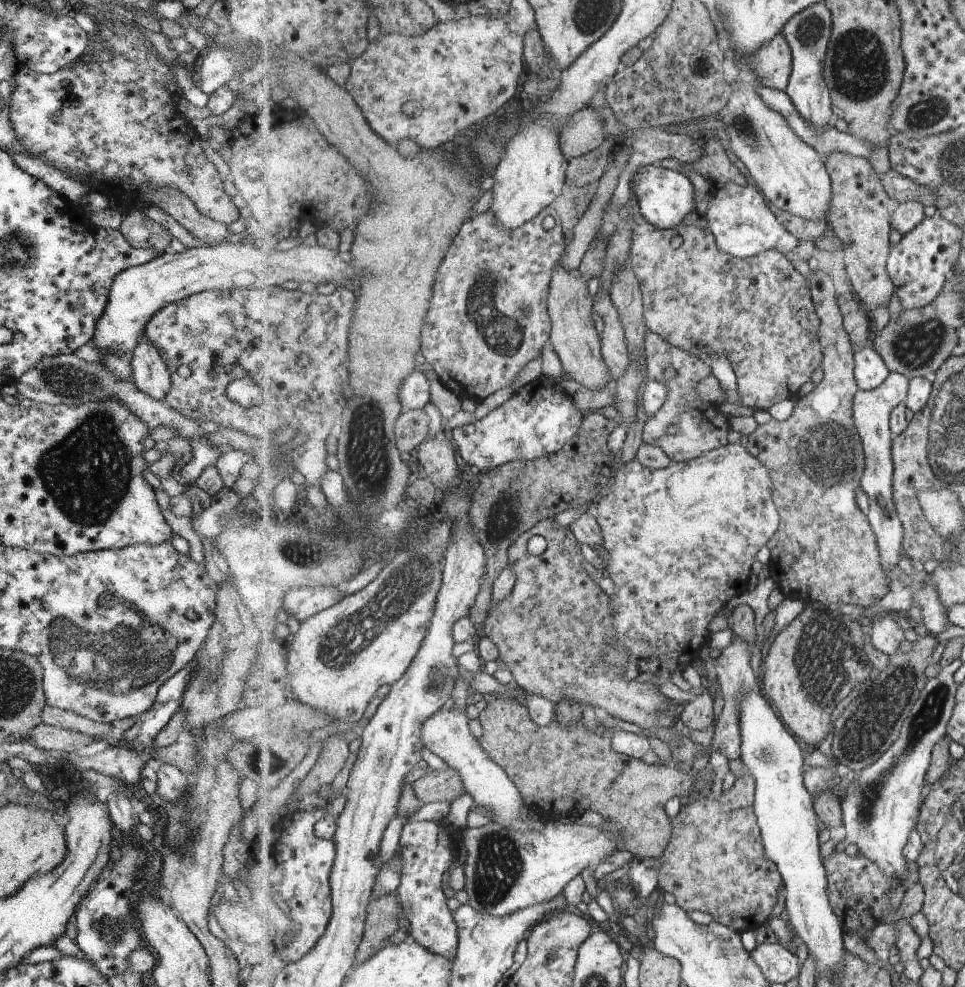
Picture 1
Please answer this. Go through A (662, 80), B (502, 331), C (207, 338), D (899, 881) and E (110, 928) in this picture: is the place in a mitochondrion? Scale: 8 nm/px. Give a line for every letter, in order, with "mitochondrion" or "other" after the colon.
A: other
B: mitochondrion
C: mitochondrion
D: other
E: mitochondrion

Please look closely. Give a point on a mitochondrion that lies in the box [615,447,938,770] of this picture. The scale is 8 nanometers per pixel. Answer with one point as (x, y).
(880, 709)

